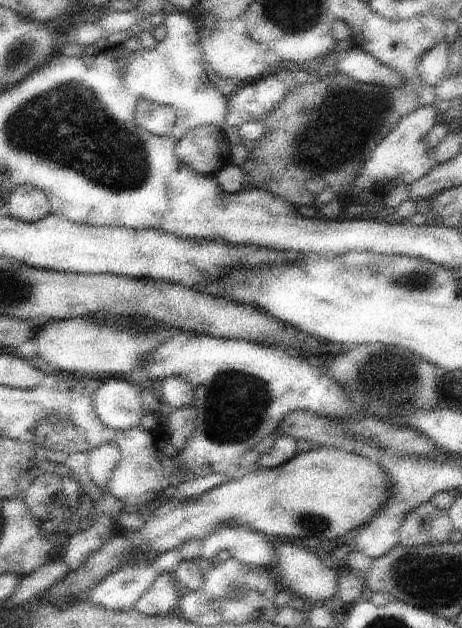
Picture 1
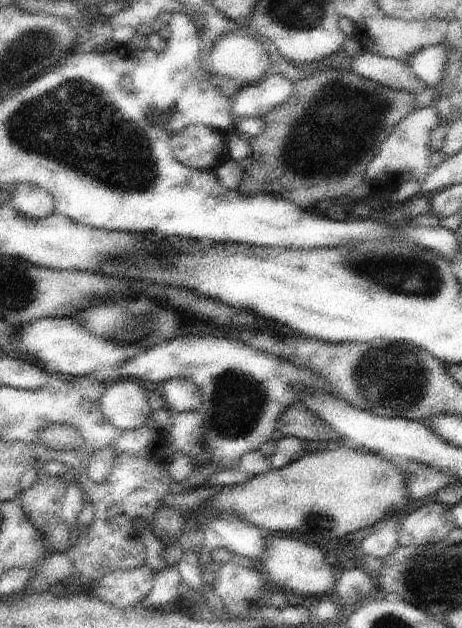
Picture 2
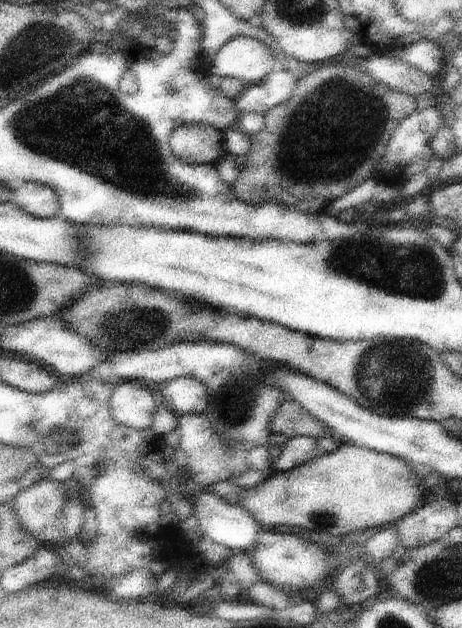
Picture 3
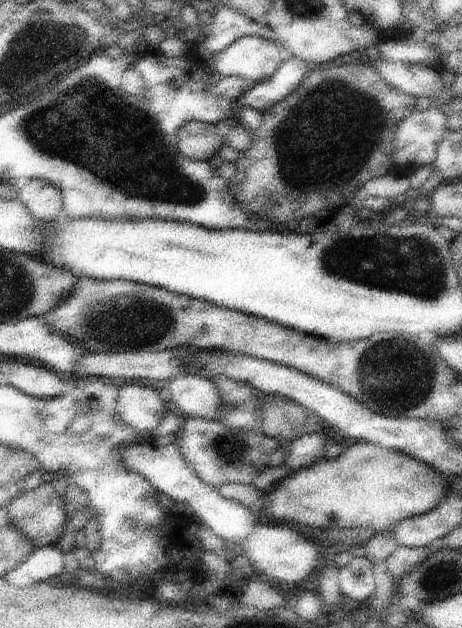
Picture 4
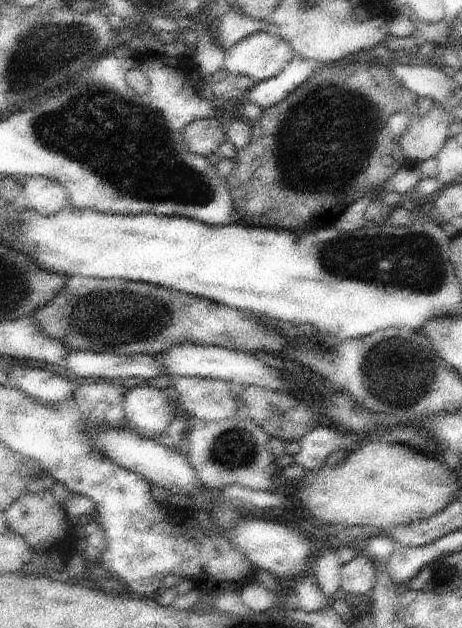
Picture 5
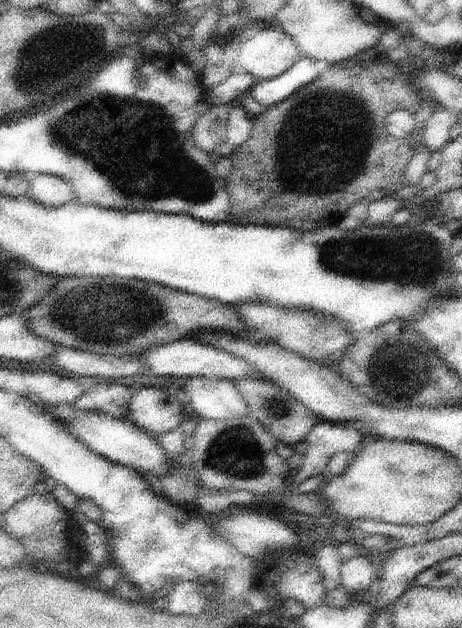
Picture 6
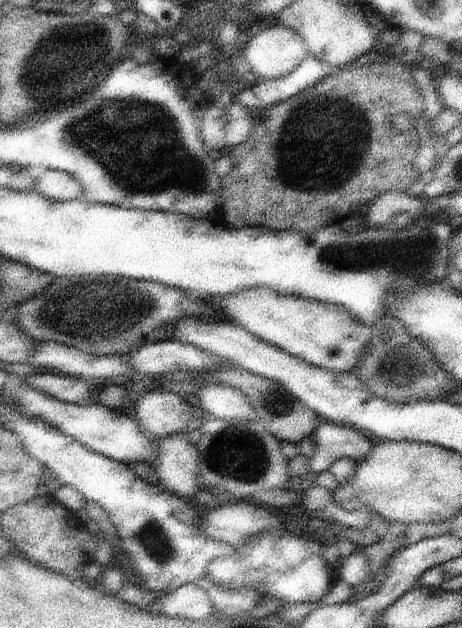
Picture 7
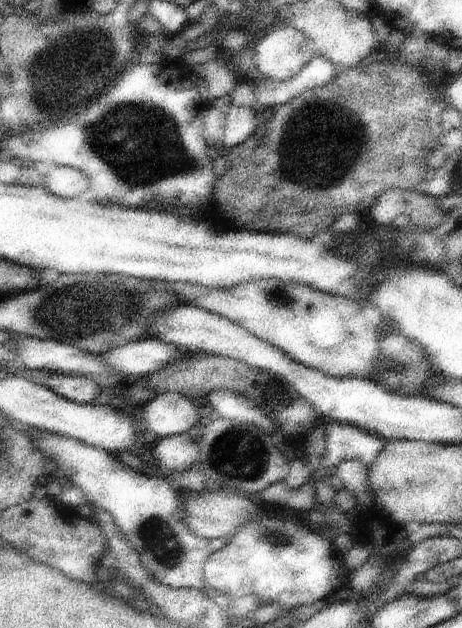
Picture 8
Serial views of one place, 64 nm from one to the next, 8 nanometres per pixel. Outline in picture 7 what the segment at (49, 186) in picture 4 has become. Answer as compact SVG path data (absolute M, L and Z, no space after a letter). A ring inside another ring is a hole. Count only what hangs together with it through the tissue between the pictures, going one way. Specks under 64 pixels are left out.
M60 169L46 170L38 176L38 190L48 198L64 202L83 198L83 184L71 172Z

